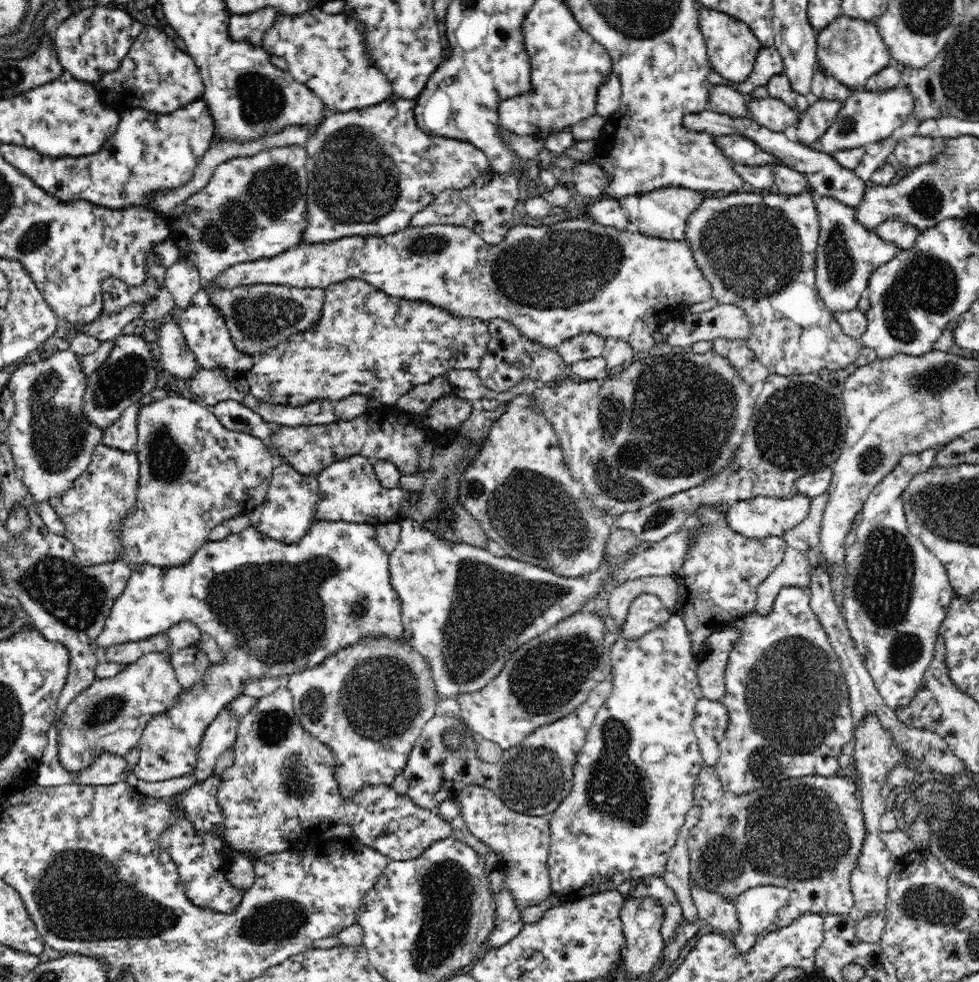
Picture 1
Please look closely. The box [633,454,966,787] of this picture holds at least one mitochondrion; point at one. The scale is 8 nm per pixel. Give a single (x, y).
(795, 689)

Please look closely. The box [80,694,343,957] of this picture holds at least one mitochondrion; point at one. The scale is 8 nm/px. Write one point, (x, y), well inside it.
(301, 776)

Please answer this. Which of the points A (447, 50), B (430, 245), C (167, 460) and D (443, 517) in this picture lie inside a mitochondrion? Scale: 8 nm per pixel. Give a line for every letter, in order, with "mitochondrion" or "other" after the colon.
A: other
B: mitochondrion
C: mitochondrion
D: mitochondrion

